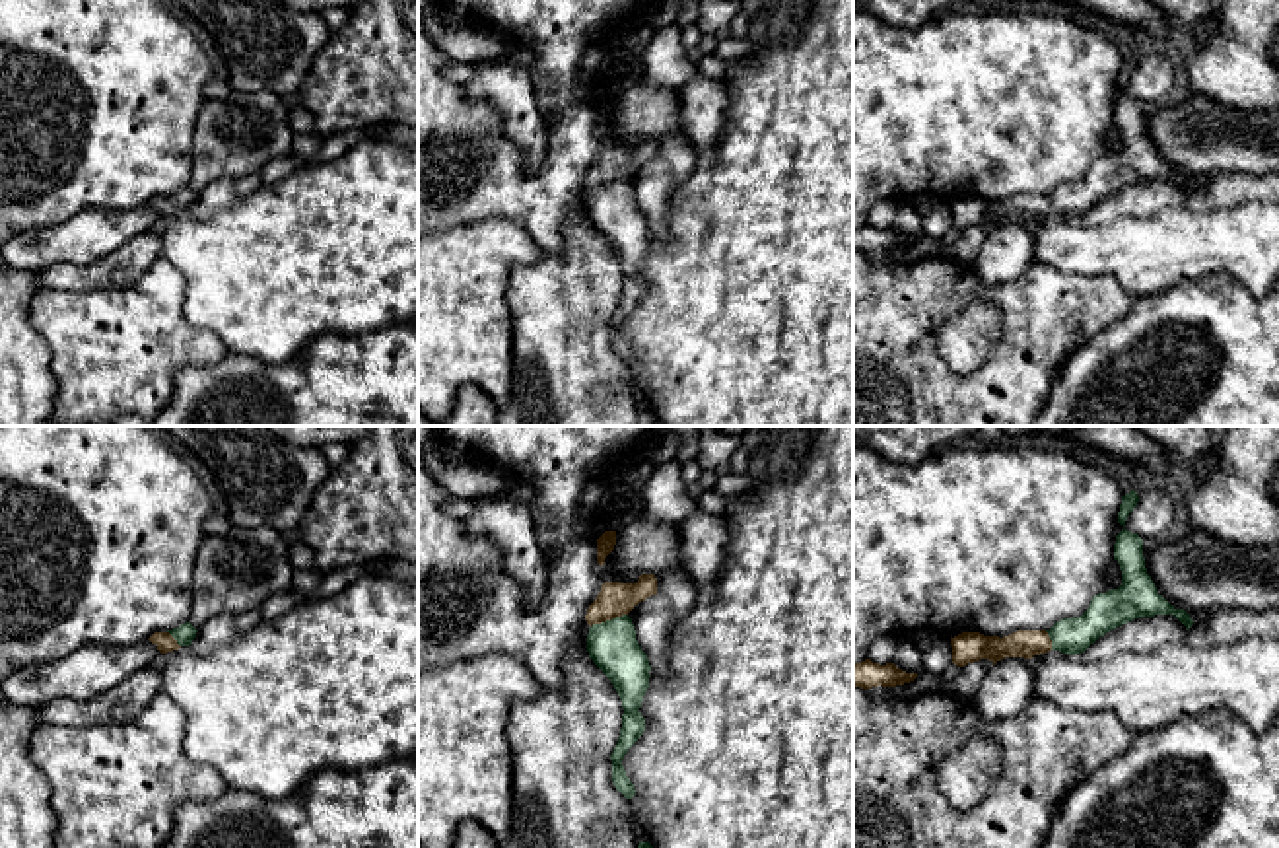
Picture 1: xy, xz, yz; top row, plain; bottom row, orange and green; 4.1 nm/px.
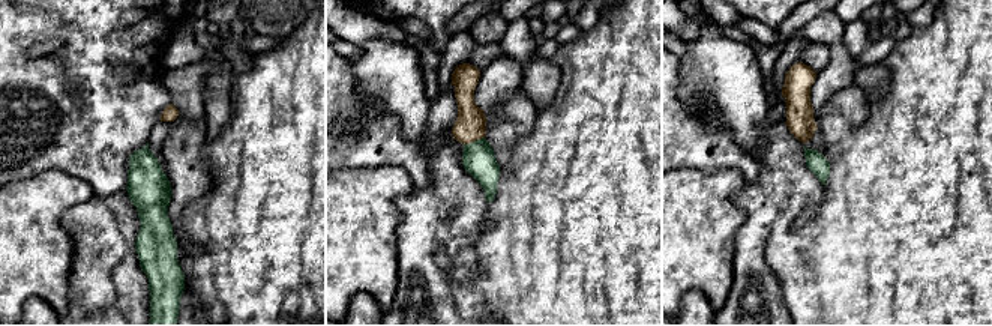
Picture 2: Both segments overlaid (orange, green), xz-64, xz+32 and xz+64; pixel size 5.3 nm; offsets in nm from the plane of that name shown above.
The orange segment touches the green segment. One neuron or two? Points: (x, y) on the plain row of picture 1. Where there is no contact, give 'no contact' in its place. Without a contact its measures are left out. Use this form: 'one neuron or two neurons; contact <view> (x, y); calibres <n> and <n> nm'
one neuron; contact xz (609, 183); calibres 140 and 200 nm

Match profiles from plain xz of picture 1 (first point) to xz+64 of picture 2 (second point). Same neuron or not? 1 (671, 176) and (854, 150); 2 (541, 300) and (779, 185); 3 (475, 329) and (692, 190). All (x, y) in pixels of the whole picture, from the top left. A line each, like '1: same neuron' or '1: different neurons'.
1: different neurons
2: same neuron
3: same neuron

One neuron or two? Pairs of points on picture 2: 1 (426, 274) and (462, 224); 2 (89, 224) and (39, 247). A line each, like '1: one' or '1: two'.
1: one
2: two

